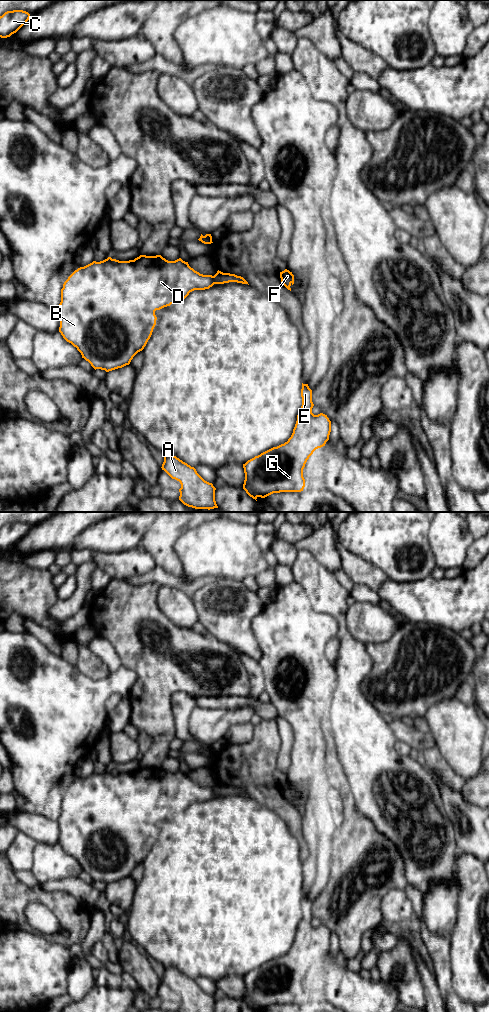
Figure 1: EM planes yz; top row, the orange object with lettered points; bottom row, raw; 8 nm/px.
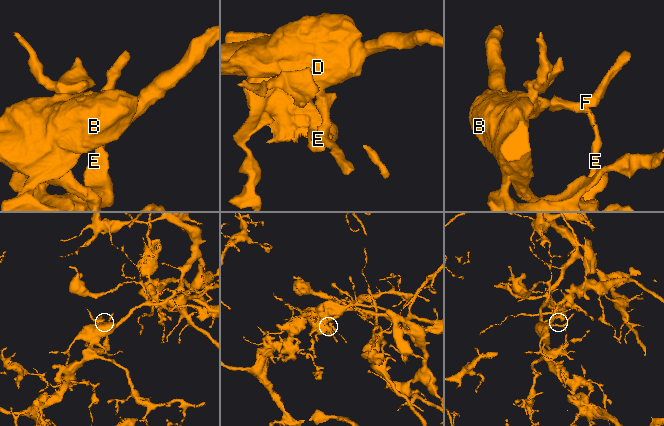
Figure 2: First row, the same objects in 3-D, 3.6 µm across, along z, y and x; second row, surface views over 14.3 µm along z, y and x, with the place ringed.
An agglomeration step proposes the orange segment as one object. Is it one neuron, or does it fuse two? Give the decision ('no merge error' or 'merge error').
merge error

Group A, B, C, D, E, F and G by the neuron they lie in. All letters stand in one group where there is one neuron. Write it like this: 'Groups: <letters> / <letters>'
Groups: A B C D / E F G

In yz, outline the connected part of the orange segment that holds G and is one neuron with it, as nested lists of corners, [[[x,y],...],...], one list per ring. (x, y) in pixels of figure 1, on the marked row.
[[[302,383],[302,406],[297,415],[293,433],[287,442],[273,447],[243,464],[245,480],[243,489],[253,499],[265,498],[273,493],[301,492],[305,487],[303,469],[313,452],[325,446],[331,432],[331,421],[327,415],[314,415],[312,408],[312,390],[308,384]]]

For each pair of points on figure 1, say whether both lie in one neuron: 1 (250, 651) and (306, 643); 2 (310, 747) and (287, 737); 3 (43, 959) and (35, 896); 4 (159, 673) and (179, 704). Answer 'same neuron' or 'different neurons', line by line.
1: different neurons
2: different neurons
3: different neurons
4: different neurons

